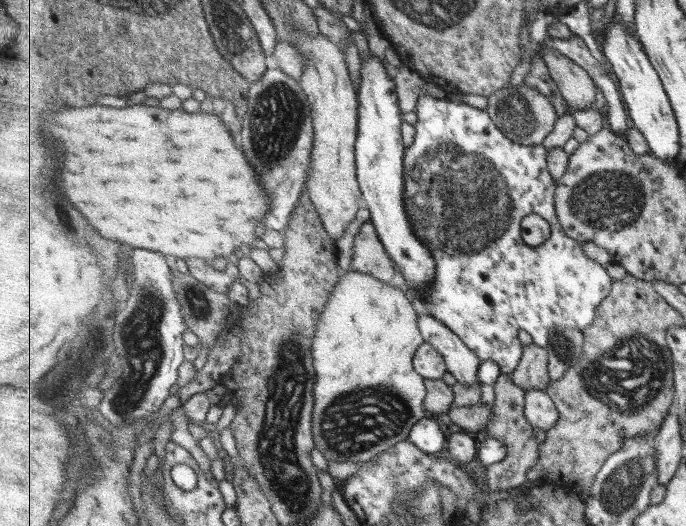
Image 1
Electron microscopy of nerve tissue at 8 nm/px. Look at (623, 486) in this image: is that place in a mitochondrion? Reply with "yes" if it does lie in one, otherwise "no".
yes

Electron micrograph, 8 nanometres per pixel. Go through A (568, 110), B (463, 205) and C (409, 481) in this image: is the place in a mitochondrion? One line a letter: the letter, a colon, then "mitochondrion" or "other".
A: other
B: mitochondrion
C: other

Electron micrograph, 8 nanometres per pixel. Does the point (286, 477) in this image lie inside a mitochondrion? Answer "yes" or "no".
yes

